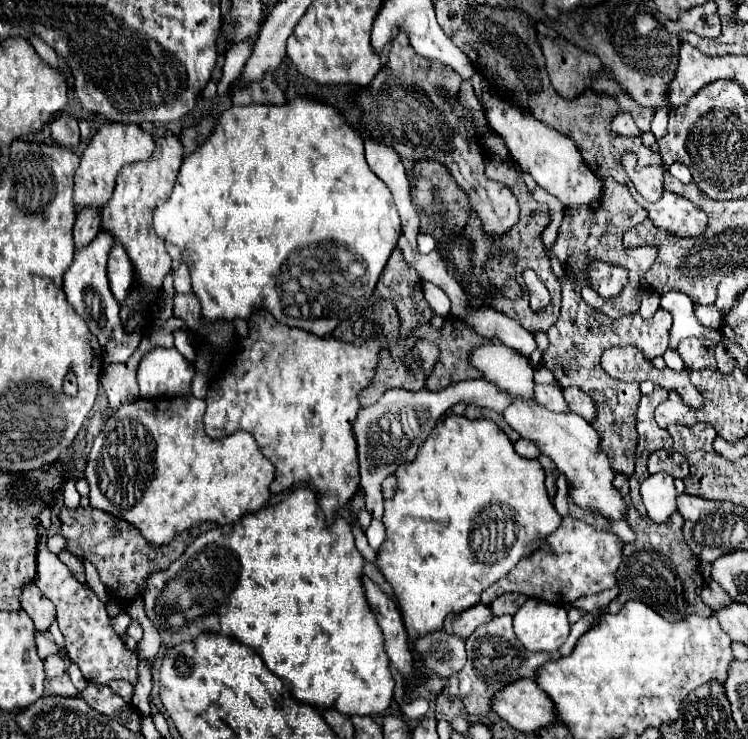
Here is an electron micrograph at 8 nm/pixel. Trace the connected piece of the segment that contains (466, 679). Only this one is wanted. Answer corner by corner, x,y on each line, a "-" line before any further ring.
587,614
587,616
583,616
579,622
575,622
575,624
571,626
571,634
569,634
567,642
565,642
563,648
561,648
559,652
555,652
555,654
547,654
547,652
533,654
533,652
529,652
529,650
517,640
511,622
513,622
511,616
493,618
491,622
479,626
479,630
475,630
475,632
471,634
471,638
465,642
465,644
467,644
467,664
465,664
463,670
457,674
457,680
459,680
457,692
459,692
459,696
463,698
463,704
465,704
467,712
469,712
469,716
489,718
489,716
491,716
489,700
491,700
491,696
493,696
499,688
503,688
503,686
519,680
519,678
533,678
535,672
537,672
537,668
539,668
541,664
545,664
545,662
551,660
551,658
559,658
559,656
569,654
569,652
573,650
575,642
579,640
579,636
585,634
585,632
593,626
593,616

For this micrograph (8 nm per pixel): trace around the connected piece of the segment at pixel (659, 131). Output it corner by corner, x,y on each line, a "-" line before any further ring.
661,108
656,110
652,124
651,124
651,132
655,136
655,144
651,146
651,149
654,152
659,152
659,146
657,141
662,138
667,132
668,125
668,112
665,108

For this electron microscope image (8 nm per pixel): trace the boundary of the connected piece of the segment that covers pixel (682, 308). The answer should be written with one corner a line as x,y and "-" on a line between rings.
676,290
669,291
661,296
660,306
673,314
673,326
669,331
669,348
677,350
679,342
687,337
708,338
715,345
721,340
722,332
709,330
699,324
699,320
693,314
693,302
685,294

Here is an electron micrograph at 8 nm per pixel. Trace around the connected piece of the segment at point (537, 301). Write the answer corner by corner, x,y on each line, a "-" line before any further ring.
526,269
523,272
523,279
527,288
529,288
529,304
533,310
541,310
549,304
549,292
543,286
543,282
537,278
535,272
531,269

